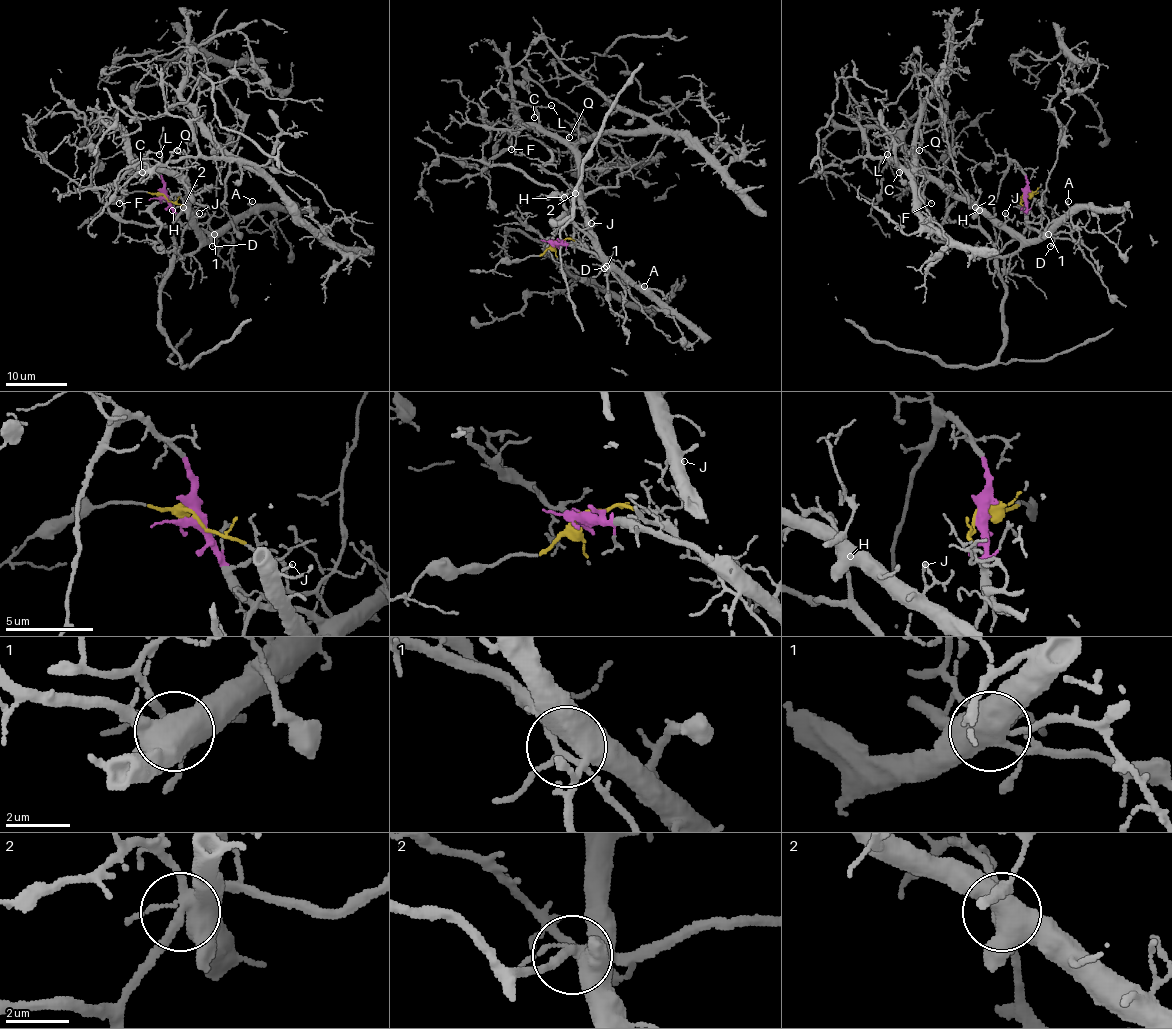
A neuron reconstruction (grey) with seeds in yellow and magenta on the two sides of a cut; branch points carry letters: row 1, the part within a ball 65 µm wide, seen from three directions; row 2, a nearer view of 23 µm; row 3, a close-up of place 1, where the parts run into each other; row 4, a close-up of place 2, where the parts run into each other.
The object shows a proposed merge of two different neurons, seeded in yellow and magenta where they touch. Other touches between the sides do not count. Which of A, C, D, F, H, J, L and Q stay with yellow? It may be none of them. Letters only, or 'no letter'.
no letter

